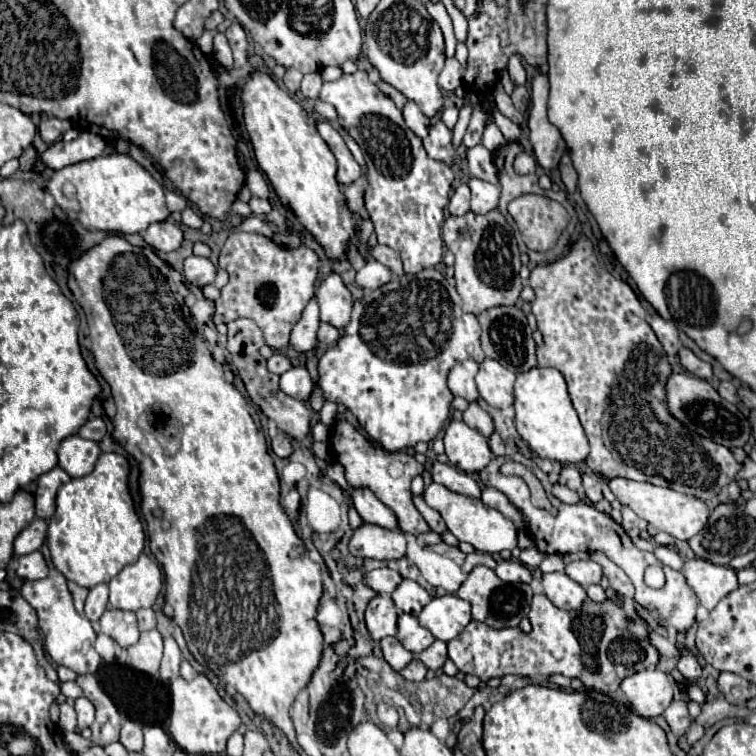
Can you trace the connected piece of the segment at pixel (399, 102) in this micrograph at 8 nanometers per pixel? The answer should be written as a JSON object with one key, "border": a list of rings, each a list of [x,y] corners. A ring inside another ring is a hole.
{"border":[[[379,81],[377,87],[379,87],[379,89],[397,105],[397,109],[403,109],[403,105],[405,105],[405,101],[407,101],[407,99],[403,97],[403,93],[399,93],[395,87],[391,87],[391,85],[385,83],[385,81]]]}

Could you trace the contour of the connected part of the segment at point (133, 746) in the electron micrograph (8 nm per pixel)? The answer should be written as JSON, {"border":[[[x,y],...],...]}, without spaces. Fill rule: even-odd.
{"border":[[[125,721],[121,727],[121,739],[119,743],[127,751],[141,751],[143,749],[143,731],[141,725],[135,721]]]}

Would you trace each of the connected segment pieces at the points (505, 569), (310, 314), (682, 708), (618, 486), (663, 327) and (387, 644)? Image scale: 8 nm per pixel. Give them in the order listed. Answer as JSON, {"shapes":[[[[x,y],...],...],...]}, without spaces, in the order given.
{"shapes":[[[[501,561],[495,569],[497,577],[505,583],[531,583],[531,571],[521,561]]],[[[313,297],[305,307],[299,323],[293,327],[289,345],[295,351],[311,351],[317,345],[317,329],[319,329],[319,307]]],[[[673,701],[673,703],[665,709],[663,717],[665,717],[665,721],[667,721],[669,727],[671,727],[671,731],[673,731],[677,737],[685,735],[685,731],[687,731],[689,725],[691,725],[691,717],[689,717],[687,703],[685,703],[685,701]]],[[[617,477],[617,479],[609,481],[609,489],[621,501],[621,505],[631,507],[641,519],[645,519],[657,531],[665,531],[671,537],[681,539],[681,541],[687,541],[693,535],[697,535],[707,525],[707,519],[711,513],[711,509],[701,499],[677,493],[669,487],[655,487],[651,483],[637,483],[637,481]]],[[[651,313],[651,315],[649,315],[649,325],[651,325],[651,329],[655,331],[657,339],[661,341],[665,353],[667,353],[669,357],[675,357],[677,351],[681,349],[681,341],[679,341],[675,323],[661,319],[657,313]]],[[[383,637],[383,639],[381,639],[381,651],[383,651],[385,661],[387,661],[395,671],[401,671],[401,669],[413,659],[413,653],[407,651],[407,649],[397,641],[397,637]]]]}

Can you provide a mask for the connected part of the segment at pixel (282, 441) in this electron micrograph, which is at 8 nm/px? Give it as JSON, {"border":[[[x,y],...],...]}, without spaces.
{"border":[[[277,433],[273,439],[271,439],[271,447],[275,451],[277,457],[289,457],[293,453],[293,445],[291,445],[291,439],[283,433]]]}

